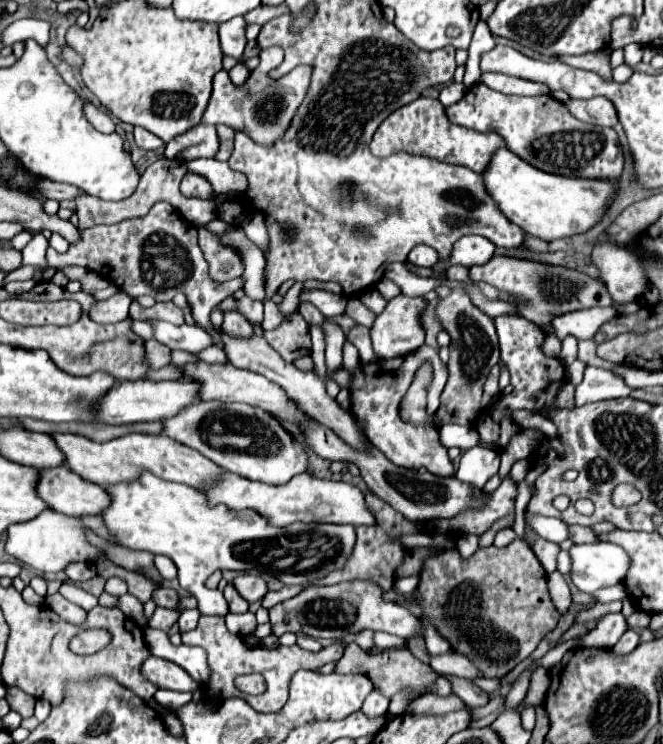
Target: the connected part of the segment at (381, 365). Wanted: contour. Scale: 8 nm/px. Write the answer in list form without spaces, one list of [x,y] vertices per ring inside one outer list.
[[[351,343],[343,345],[343,367],[347,367],[353,375],[351,379],[351,413],[357,419],[365,421],[365,433],[367,439],[371,439],[371,443],[381,449],[395,465],[399,467],[407,467],[407,469],[419,469],[425,467],[427,471],[439,475],[439,477],[453,477],[453,465],[451,459],[447,457],[447,449],[439,445],[439,433],[433,427],[415,427],[411,423],[403,423],[399,417],[399,401],[405,395],[405,391],[409,389],[409,385],[413,383],[413,377],[417,373],[417,369],[429,361],[433,365],[433,385],[427,387],[427,405],[429,411],[435,413],[439,407],[439,397],[441,391],[447,383],[447,369],[443,367],[437,349],[431,349],[427,345],[419,347],[417,351],[405,355],[405,357],[397,357],[397,359],[387,359],[387,361],[377,361],[377,363],[369,363],[363,365],[359,361],[359,355],[355,351],[355,347]]]

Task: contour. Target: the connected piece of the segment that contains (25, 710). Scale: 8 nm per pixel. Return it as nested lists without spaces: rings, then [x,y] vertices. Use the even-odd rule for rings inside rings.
[[[13,687],[13,689],[7,689],[7,701],[11,705],[13,711],[17,711],[23,719],[31,717],[33,715],[33,707],[35,707],[35,697],[23,693],[21,689]]]

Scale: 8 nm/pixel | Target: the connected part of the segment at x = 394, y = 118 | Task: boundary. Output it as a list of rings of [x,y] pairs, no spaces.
[[[419,97],[397,111],[393,111],[375,131],[373,141],[371,141],[371,153],[377,157],[387,157],[397,151],[407,151],[411,155],[425,155],[439,159],[443,163],[453,163],[453,165],[463,165],[473,169],[475,173],[483,171],[491,159],[491,155],[499,149],[505,147],[505,141],[495,135],[495,133],[477,133],[459,125],[453,125],[447,115],[445,107],[439,103],[439,99],[431,97]]]

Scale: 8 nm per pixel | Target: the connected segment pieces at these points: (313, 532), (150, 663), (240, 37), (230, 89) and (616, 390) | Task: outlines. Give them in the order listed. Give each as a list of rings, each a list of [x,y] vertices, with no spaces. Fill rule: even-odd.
[[[141,471],[137,481],[115,483],[105,487],[109,491],[111,503],[101,511],[101,519],[115,535],[117,545],[149,551],[153,555],[167,555],[179,569],[179,585],[187,589],[199,601],[201,615],[227,615],[225,609],[209,609],[209,589],[203,581],[217,569],[233,569],[233,571],[261,571],[277,577],[285,585],[305,583],[317,577],[325,577],[329,571],[341,569],[355,545],[355,527],[353,525],[327,525],[327,523],[293,523],[289,527],[271,527],[261,515],[255,511],[229,511],[225,505],[209,507],[203,493],[193,487],[163,481],[149,471]]]
[[[149,657],[143,663],[143,675],[155,683],[159,689],[169,689],[169,691],[195,691],[199,689],[199,683],[191,679],[191,675],[185,673],[179,665],[159,659],[159,657]]]
[[[242,16],[234,17],[219,25],[219,37],[221,37],[221,49],[225,55],[239,59],[243,55],[247,37],[245,36],[247,23]]]
[[[263,51],[263,55],[261,55],[261,65],[253,71],[249,81],[241,87],[235,87],[229,79],[227,71],[221,69],[213,77],[213,93],[211,93],[211,99],[207,103],[207,111],[203,113],[201,121],[209,123],[209,125],[223,123],[231,129],[237,129],[237,131],[251,135],[251,139],[261,143],[261,145],[271,145],[279,137],[283,137],[287,125],[291,123],[297,107],[301,105],[301,101],[307,93],[309,79],[311,79],[311,67],[299,65],[291,73],[273,81],[267,77],[265,59],[267,59],[267,51]]]
[[[587,367],[583,381],[579,383],[579,387],[575,387],[575,403],[581,407],[587,403],[621,399],[621,397],[627,397],[629,393],[631,389],[623,383],[623,379],[615,377],[611,371]]]

